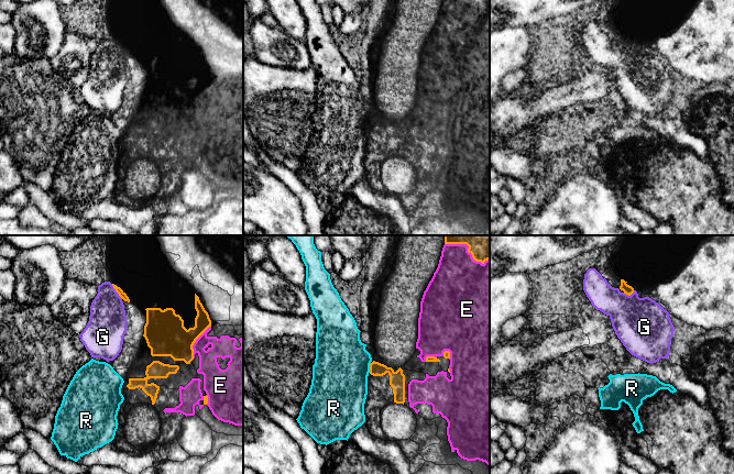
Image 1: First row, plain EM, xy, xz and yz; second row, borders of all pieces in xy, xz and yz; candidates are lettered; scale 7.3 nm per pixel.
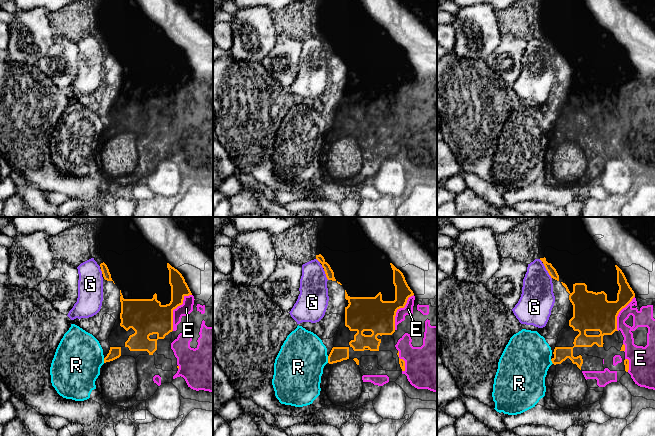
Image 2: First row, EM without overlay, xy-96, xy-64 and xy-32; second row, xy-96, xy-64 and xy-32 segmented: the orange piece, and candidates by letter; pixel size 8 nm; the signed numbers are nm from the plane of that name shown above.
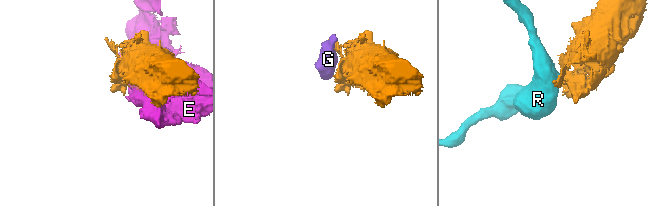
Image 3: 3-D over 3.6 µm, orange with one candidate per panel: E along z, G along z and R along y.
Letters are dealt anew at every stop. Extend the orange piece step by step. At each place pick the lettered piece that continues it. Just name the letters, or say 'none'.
none

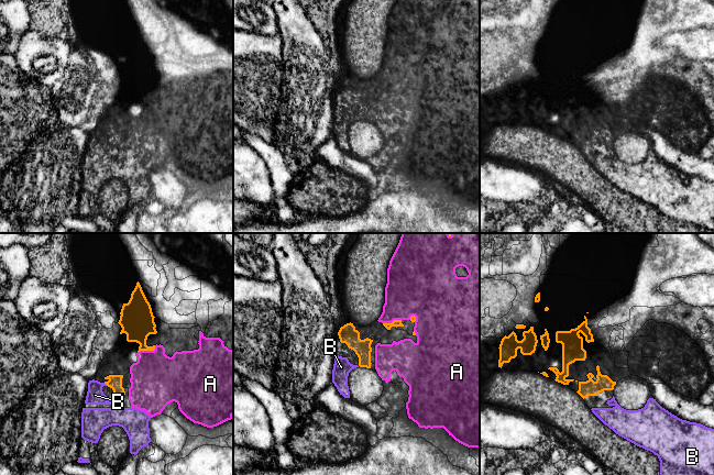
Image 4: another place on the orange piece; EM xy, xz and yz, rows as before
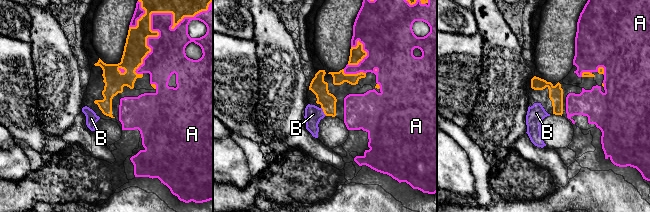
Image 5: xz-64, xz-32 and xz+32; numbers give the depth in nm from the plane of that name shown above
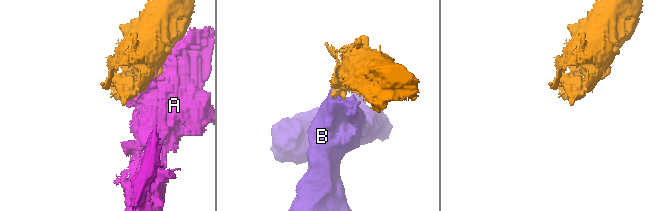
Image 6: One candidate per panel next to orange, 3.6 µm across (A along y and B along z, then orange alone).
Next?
B

